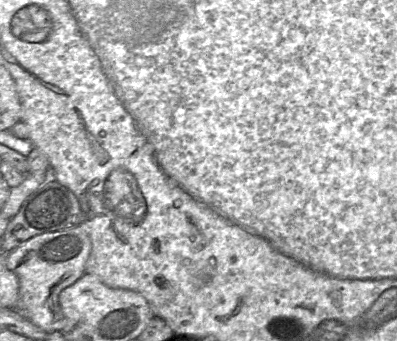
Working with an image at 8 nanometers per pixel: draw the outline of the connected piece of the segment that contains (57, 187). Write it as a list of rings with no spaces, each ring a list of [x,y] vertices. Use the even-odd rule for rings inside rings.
[[[49,178],[25,199],[18,213],[10,219],[2,237],[2,252],[8,253],[36,235],[72,228],[82,223],[83,212],[75,194]]]

